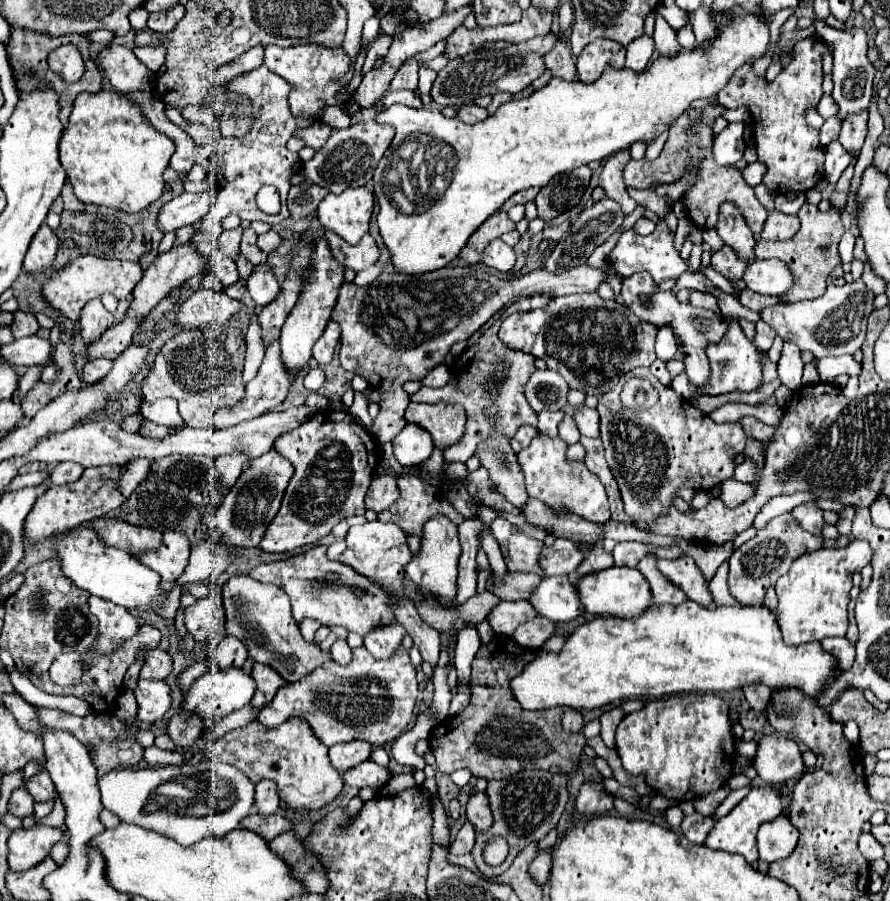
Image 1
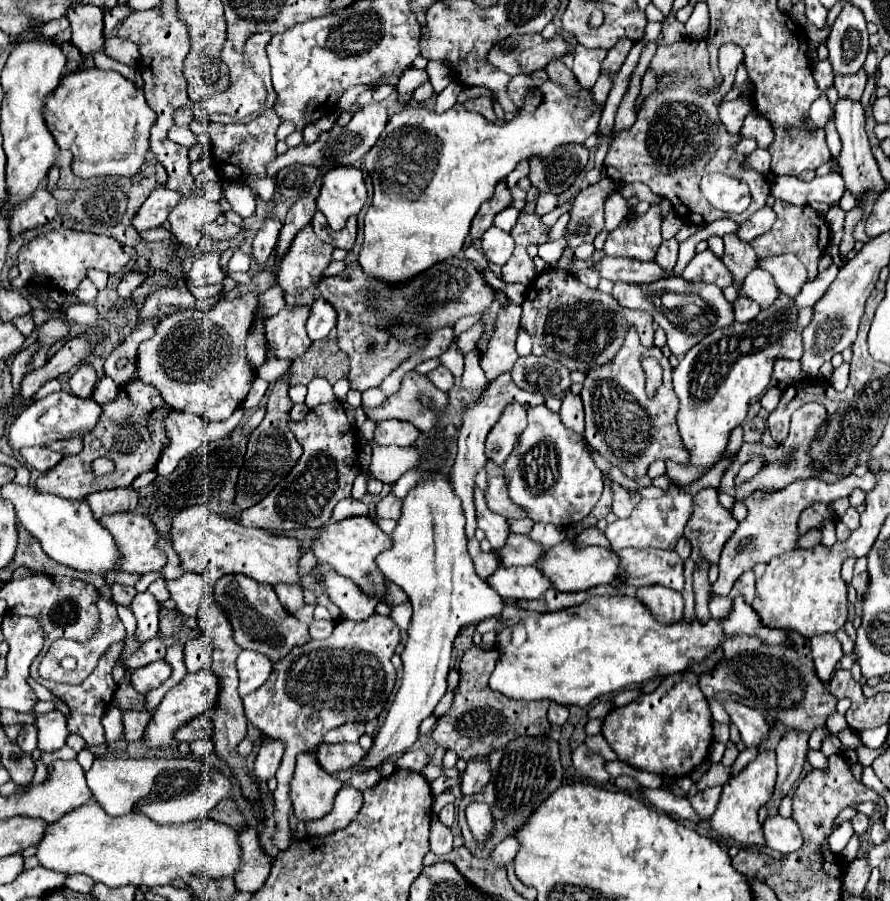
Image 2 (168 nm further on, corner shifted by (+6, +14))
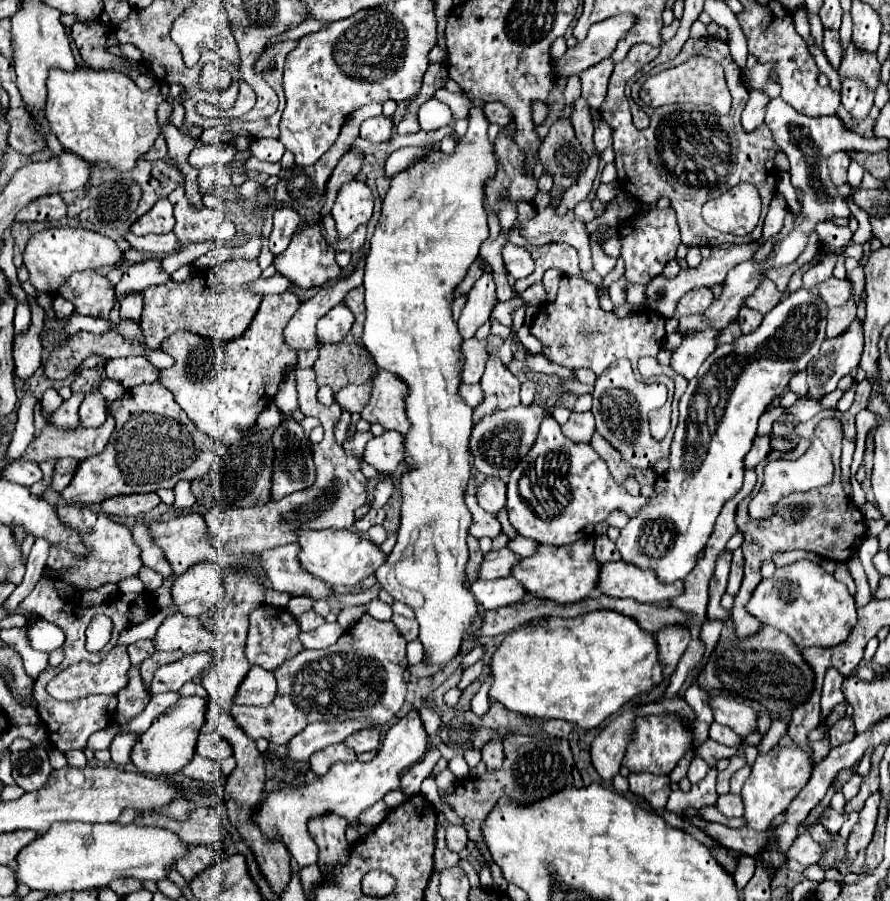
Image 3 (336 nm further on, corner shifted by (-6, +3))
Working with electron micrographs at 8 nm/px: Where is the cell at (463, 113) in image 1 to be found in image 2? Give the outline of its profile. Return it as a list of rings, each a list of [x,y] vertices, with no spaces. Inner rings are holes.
[[[480,96],[480,98],[468,100],[468,102],[464,102],[464,108],[482,114],[482,116],[484,116],[486,120],[490,120],[490,122],[496,122],[496,114],[494,114],[494,110],[492,110],[492,100],[490,100],[488,96]]]

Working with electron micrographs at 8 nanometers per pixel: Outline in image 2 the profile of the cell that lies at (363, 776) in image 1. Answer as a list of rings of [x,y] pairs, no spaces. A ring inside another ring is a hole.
[[[320,742],[316,746],[316,762],[328,774],[338,774],[356,766],[362,754],[364,750],[358,744],[348,744],[348,742],[340,742],[340,744]]]

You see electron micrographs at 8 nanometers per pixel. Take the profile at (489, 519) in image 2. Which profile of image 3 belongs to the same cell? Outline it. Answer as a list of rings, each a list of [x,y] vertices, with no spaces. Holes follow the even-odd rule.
[[[466,493],[466,505],[468,509],[472,511],[472,527],[470,527],[470,535],[474,535],[476,539],[482,539],[482,537],[498,537],[502,533],[502,527],[500,527],[500,521],[496,519],[496,515],[484,511],[480,505],[478,505],[478,499],[474,493]]]

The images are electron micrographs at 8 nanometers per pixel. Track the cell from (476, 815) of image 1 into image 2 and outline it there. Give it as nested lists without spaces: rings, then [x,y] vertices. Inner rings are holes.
[[[472,758],[468,760],[468,766],[464,770],[464,778],[460,784],[462,794],[474,794],[480,792],[480,788],[484,788],[490,780],[490,766],[486,758]]]

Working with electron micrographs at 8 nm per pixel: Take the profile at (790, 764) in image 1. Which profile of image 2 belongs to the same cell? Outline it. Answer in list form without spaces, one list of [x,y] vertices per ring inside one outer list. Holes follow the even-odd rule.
[[[734,700],[724,702],[722,708],[730,716],[730,722],[740,730],[742,742],[746,746],[760,744],[760,742],[764,742],[768,738],[768,732],[770,732],[768,722],[758,710],[748,708],[748,706],[744,706],[740,702],[734,702]]]

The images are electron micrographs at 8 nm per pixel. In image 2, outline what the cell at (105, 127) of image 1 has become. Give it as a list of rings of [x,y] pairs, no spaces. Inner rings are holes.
[[[80,68],[62,76],[44,104],[44,122],[56,144],[74,154],[72,170],[80,178],[134,176],[150,148],[150,128],[156,122],[144,92],[112,70]]]

